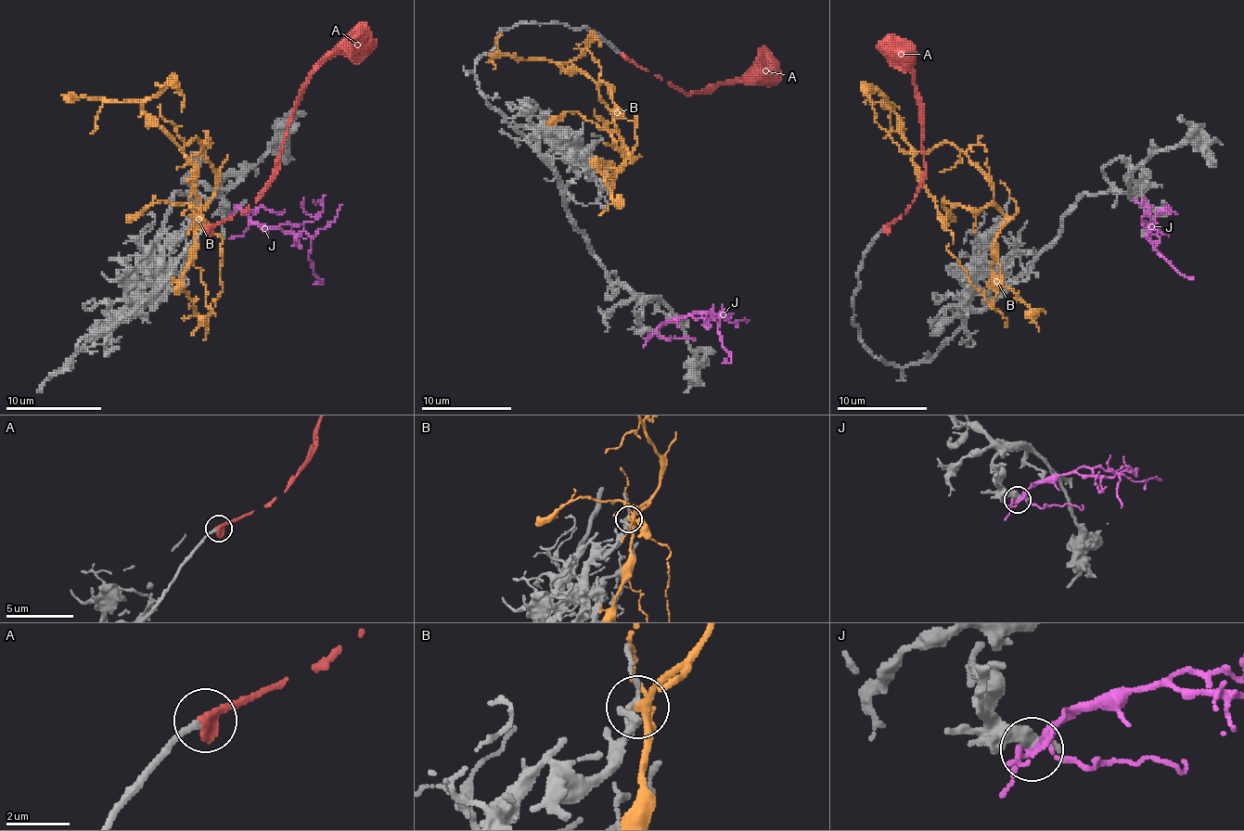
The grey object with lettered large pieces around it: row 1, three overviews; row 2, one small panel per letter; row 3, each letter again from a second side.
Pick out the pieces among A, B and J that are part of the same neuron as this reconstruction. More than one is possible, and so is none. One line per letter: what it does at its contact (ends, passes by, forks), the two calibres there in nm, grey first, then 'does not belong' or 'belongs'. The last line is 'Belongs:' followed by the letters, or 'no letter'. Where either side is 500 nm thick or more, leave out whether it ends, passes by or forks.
A: it ends | 180/320 nm | belongs
B: it forks | 200/200 nm | does not belong
J: it forks | 400/240 nm | does not belong
Belongs: A

